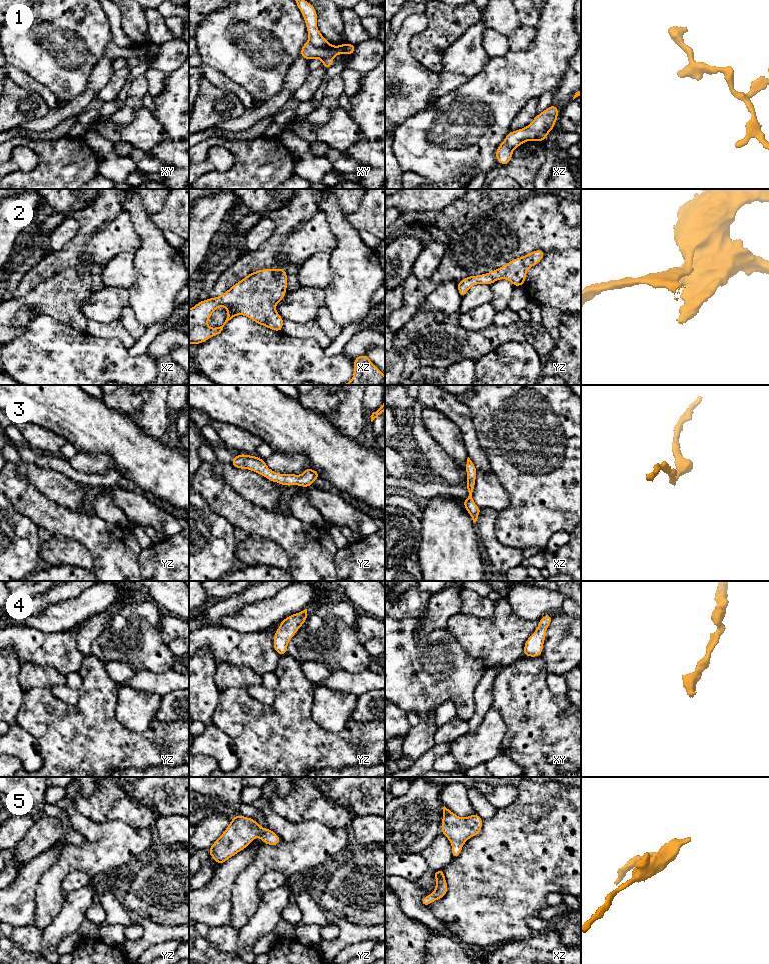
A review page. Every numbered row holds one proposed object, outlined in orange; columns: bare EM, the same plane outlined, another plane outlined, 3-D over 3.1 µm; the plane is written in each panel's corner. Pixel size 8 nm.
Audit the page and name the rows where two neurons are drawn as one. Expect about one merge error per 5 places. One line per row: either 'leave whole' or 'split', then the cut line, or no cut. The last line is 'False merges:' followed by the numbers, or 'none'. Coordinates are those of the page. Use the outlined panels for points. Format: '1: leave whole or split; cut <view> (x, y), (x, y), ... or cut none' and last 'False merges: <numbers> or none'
1: leave whole; cut none
2: leave whole; cut none
3: leave whole; cut none
4: leave whole; cut none
5: leave whole; cut none
False merges: none

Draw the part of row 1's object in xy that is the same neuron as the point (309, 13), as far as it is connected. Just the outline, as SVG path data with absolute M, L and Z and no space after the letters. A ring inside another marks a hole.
M295 0L300 12L302 13L309 40L301 48L301 58L313 60L319 58L323 63L323 68L328 69L333 66L333 57L342 53L353 55L356 45L348 44L347 42L334 46L331 45L319 32L317 27L317 11L306 0Z

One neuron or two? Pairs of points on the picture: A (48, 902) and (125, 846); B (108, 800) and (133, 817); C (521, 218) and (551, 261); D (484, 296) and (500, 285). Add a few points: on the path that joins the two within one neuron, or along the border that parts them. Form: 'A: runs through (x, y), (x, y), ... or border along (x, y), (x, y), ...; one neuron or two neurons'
A: runs through (54, 878), (72, 860), (96, 857), (101, 854); one neuron
B: runs through (114, 803), (127, 811); one neuron
C: border along (568, 249), (545, 252); two neurons
D: border along (489, 285), (492, 290), (492, 302); two neurons

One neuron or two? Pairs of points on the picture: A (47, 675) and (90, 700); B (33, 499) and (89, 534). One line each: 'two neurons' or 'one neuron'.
A: two neurons
B: one neuron

